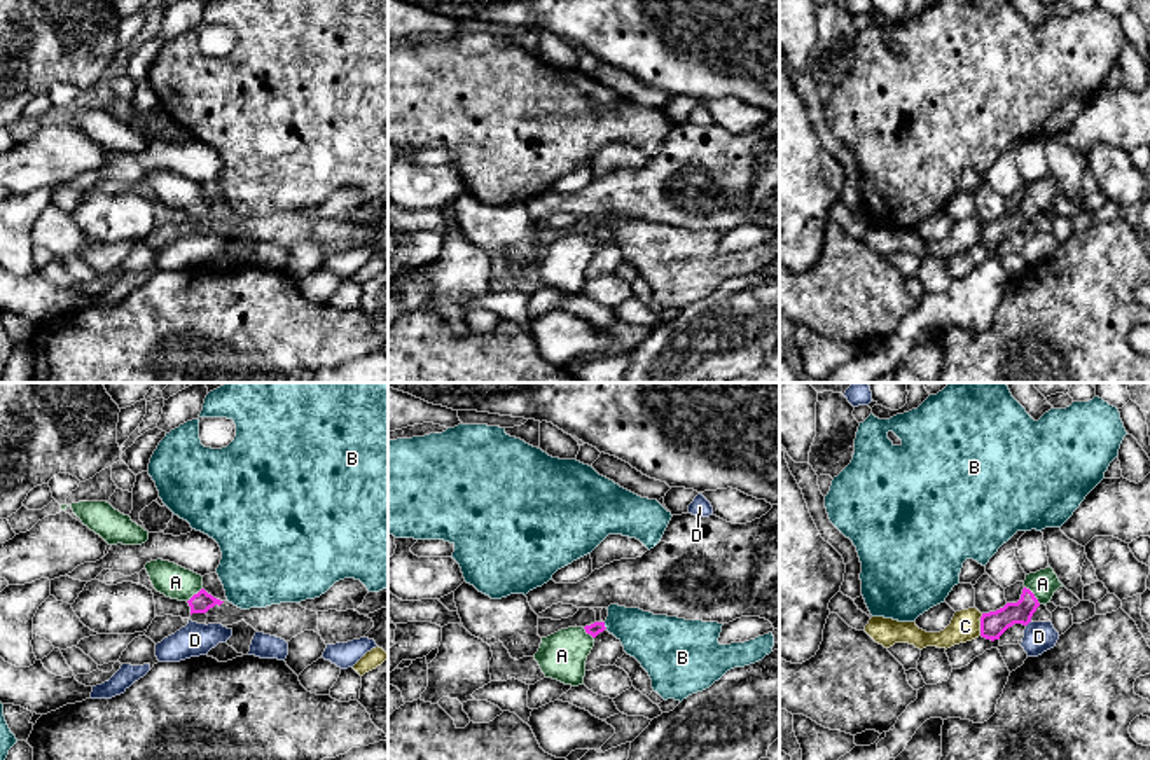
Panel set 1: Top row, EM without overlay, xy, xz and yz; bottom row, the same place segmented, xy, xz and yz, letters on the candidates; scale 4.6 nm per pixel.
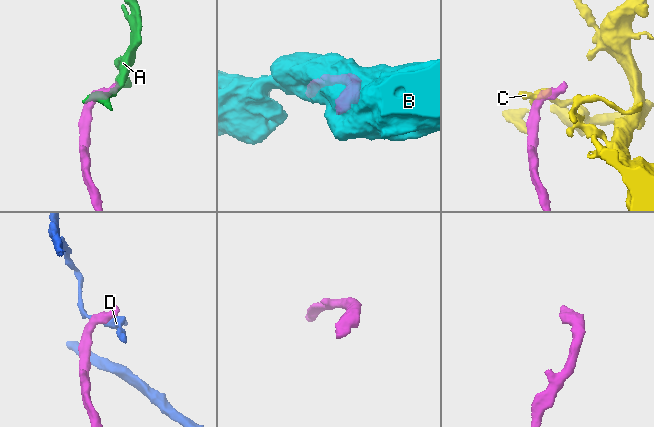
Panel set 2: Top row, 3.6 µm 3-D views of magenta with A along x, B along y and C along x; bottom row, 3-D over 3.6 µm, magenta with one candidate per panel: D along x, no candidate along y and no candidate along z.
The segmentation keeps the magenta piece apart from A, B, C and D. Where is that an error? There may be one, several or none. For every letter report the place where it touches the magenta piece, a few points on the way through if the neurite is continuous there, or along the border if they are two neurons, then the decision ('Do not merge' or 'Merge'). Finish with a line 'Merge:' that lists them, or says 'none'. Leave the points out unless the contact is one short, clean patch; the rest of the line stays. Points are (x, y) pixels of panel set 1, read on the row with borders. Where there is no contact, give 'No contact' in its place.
A: Touches magenta at yz (1033, 594). Path across: yz (993, 624), (1014, 614), (1033, 594), (1042, 584). Merge
B: Touches magenta at xz (603, 626). Do not merge
C: Touches magenta at yz (981, 624). Do not merge
D: Touches magenta at yz (1028, 622). Do not merge
Merge: A

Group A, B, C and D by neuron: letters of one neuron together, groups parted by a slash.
A / B / C / D

